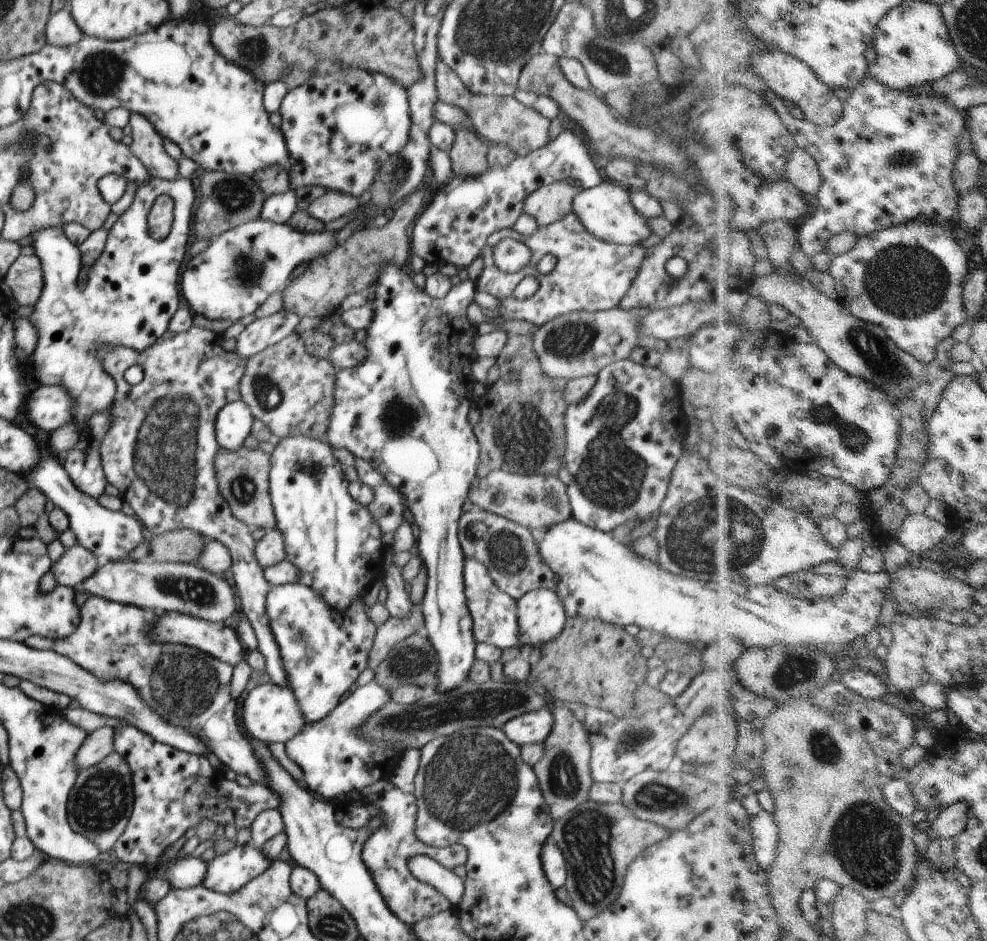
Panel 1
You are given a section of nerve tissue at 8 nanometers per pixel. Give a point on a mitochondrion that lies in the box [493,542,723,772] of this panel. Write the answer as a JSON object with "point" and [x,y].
{"point":[627,739]}

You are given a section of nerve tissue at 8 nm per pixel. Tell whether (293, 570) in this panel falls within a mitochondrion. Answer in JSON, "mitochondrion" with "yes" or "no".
{"mitochondrion":"no"}

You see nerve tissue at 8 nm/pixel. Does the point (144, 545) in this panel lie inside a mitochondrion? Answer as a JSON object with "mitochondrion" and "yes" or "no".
{"mitochondrion":"no"}

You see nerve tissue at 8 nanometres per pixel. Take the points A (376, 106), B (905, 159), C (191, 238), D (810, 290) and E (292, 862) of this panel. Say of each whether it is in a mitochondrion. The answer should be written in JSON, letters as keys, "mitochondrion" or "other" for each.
{"A":"mitochondrion","B":"mitochondrion","C":"other","D":"other","E":"other"}

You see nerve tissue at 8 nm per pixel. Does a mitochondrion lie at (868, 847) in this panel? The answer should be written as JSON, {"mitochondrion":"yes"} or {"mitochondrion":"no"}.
{"mitochondrion":"yes"}

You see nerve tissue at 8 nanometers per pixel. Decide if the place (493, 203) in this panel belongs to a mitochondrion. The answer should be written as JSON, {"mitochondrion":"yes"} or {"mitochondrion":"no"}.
{"mitochondrion":"no"}

